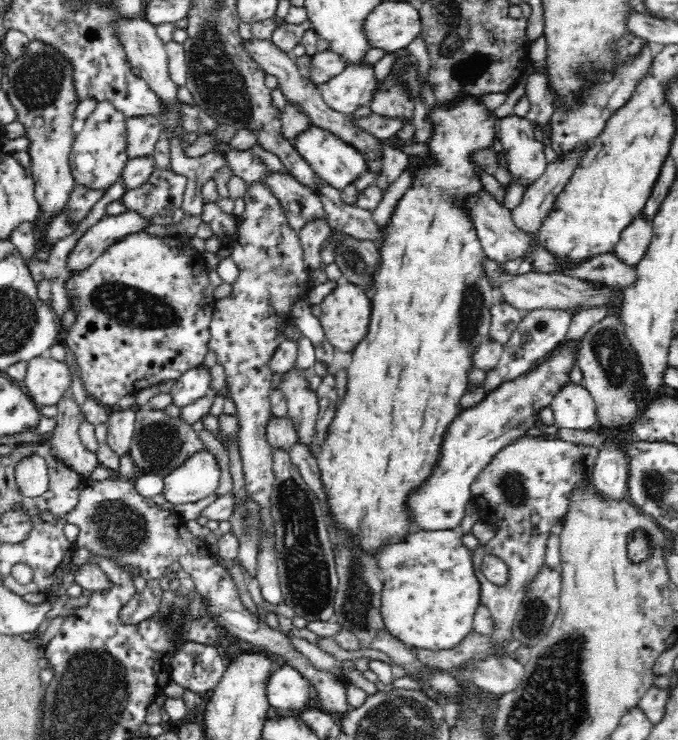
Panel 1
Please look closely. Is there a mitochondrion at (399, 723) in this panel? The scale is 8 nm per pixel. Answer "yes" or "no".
yes

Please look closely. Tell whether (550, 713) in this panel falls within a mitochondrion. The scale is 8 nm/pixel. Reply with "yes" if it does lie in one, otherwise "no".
yes

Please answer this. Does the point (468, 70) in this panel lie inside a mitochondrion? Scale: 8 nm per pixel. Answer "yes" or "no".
yes

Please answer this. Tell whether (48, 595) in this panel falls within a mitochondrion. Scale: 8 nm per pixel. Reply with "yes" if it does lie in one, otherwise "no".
no

